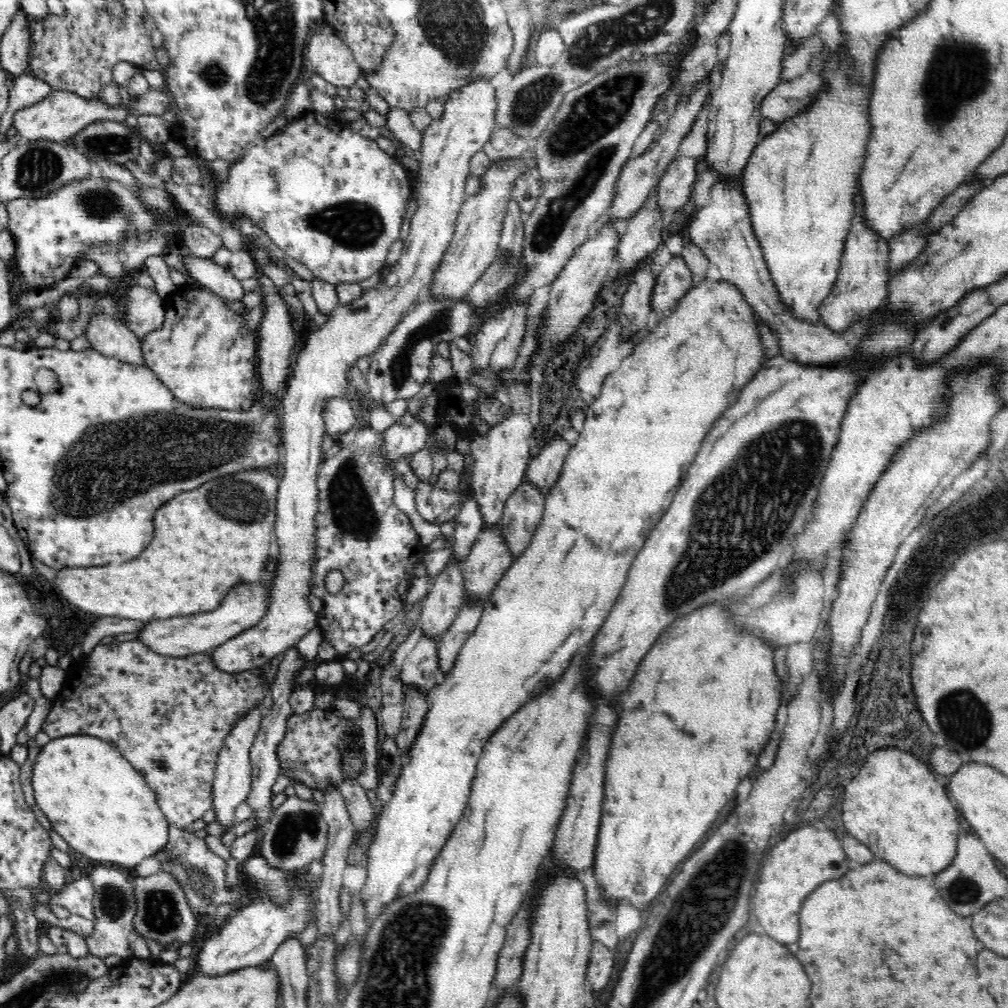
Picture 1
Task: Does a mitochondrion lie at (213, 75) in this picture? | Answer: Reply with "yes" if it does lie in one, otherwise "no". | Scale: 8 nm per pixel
yes

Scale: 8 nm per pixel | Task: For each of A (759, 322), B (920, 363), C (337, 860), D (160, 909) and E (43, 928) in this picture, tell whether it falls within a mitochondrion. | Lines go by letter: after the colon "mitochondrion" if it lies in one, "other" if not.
A: other
B: other
C: other
D: mitochondrion
E: other

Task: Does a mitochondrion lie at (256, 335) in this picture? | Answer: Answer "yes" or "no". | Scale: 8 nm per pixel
no

